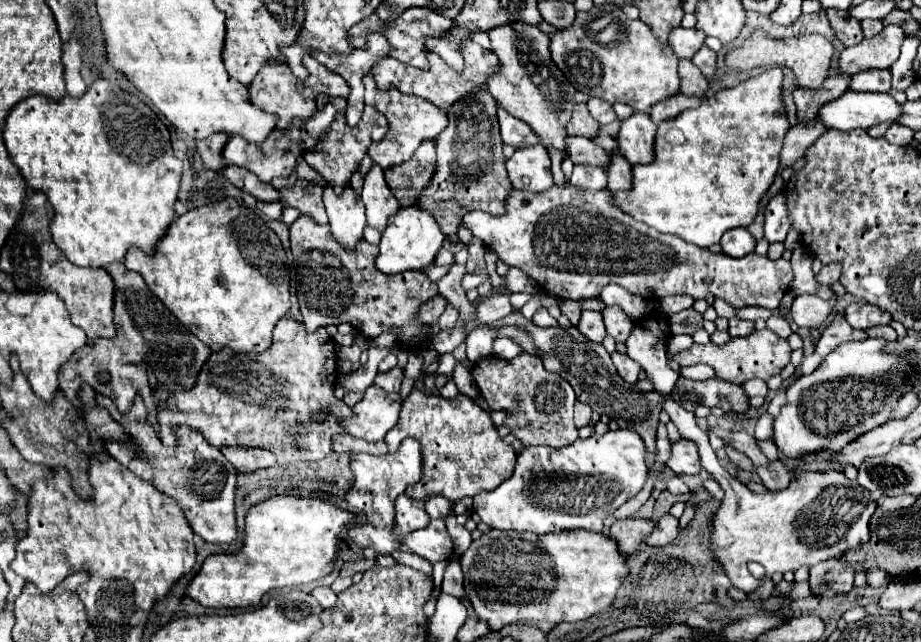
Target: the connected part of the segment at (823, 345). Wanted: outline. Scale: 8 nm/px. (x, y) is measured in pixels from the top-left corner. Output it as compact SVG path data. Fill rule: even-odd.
M837 312L833 322L825 328L823 336L817 342L817 350L825 356L827 352L831 352L833 348L837 348L841 342L851 342L851 340L863 340L865 332L863 330L855 330L847 324L843 312Z

